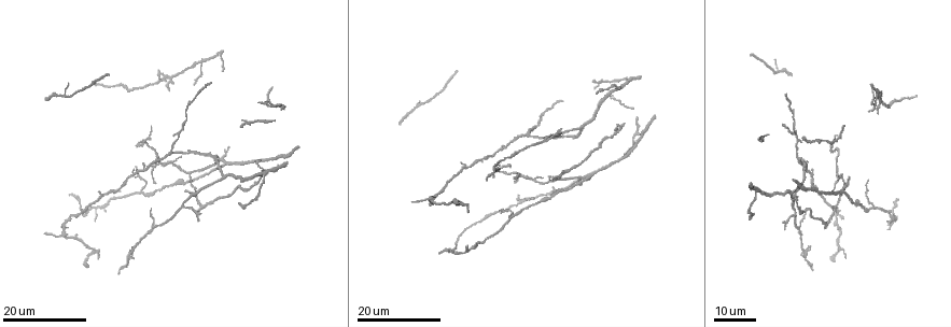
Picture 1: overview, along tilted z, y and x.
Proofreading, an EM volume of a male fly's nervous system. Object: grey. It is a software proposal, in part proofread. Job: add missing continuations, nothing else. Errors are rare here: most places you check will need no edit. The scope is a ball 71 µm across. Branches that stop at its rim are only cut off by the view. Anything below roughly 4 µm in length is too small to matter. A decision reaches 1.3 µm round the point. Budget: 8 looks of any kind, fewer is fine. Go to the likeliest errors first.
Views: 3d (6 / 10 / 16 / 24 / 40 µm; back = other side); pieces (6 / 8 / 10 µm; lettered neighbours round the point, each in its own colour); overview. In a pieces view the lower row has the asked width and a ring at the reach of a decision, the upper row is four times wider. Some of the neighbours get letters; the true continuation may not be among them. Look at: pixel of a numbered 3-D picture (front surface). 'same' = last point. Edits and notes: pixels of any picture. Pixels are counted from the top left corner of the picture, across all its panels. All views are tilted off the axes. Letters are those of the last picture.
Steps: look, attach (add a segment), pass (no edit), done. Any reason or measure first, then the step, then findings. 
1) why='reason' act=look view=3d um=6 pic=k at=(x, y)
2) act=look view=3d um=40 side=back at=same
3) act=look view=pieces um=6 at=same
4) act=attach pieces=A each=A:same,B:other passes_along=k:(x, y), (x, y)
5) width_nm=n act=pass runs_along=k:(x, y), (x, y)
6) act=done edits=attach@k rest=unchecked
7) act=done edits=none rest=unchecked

why='stops while still wide' act=look view=3d um=16 pic=1 at=(242, 124)

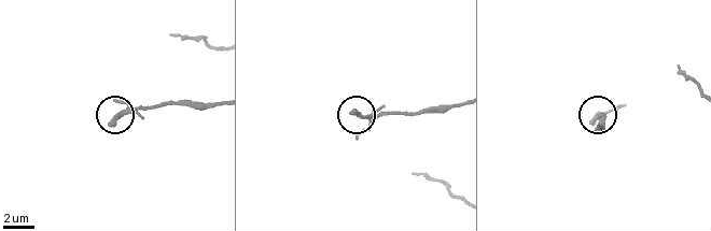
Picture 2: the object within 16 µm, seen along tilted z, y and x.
act=look view=pieces um=8 pic=2 at=(109, 125)

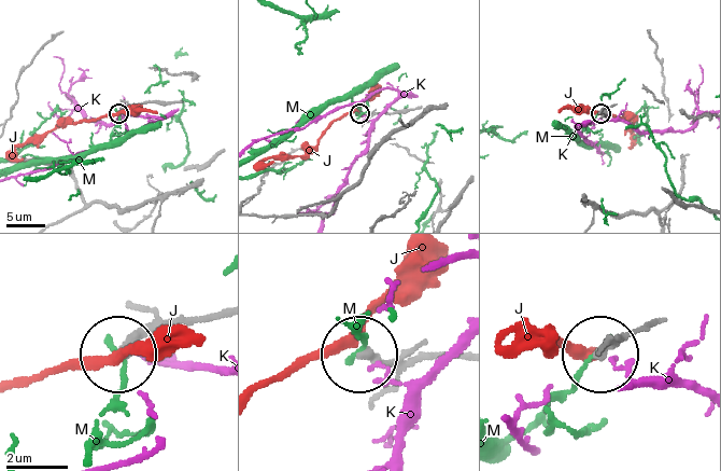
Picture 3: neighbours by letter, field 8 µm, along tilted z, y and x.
act=pass each=J:other,K:other,M:other found='no lettered segment goes on from it'

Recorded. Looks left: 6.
why='an open end' act=look view=3d um=16 pic=1 at=(562, 101)

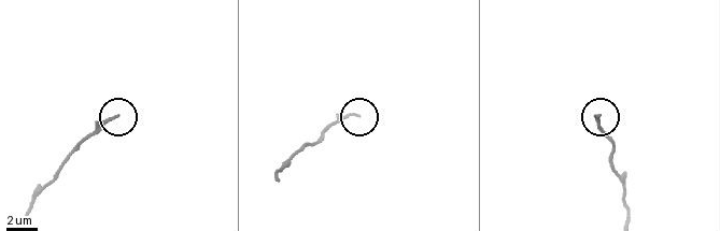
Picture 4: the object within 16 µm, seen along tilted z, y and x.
act=look view=3d um=10 pic=4 at=(357, 116)

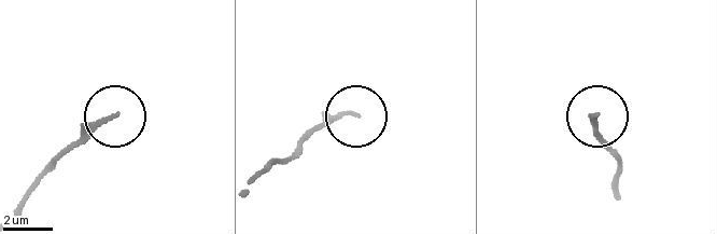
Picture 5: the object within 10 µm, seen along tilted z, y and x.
act=look view=pieces um=6 pic=5 at=(113, 113)

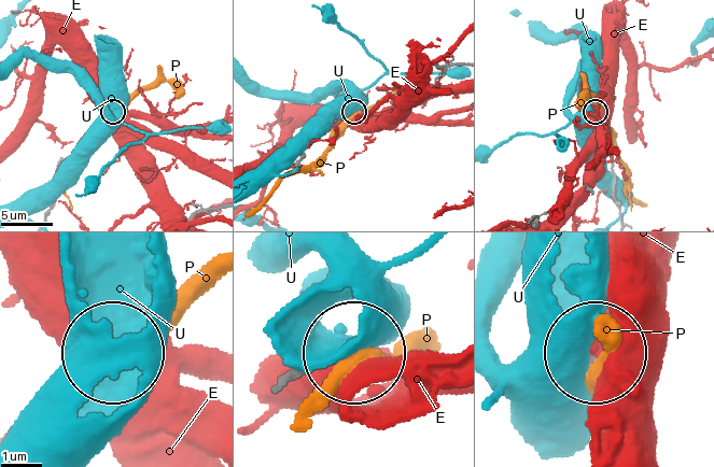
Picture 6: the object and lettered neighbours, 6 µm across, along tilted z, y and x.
act=pass each=E:other,P:other,U:other found='none of them fits'

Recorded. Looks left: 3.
why='end of a long branch' act=look view=3d um=16 pic=1 at=(457, 201)

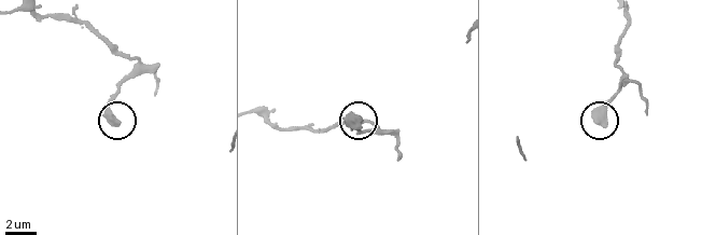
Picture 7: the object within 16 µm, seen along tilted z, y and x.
act=look view=pieces um=6 pic=7 at=(601, 125)

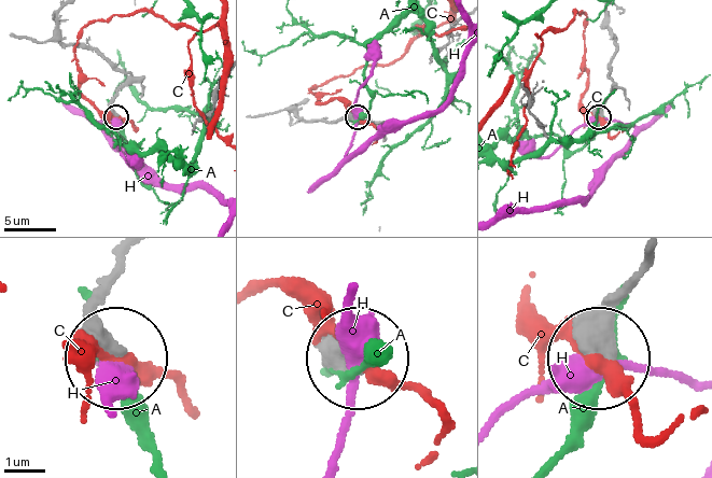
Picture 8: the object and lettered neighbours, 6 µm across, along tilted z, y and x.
width_nm=510 act=pass each=A:other,C:other,H:other runs_along=8:(124, 262), (92, 318), (109, 356) found='no lettered segment goes on from it'

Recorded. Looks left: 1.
act=done edits=none rest=unchecked

